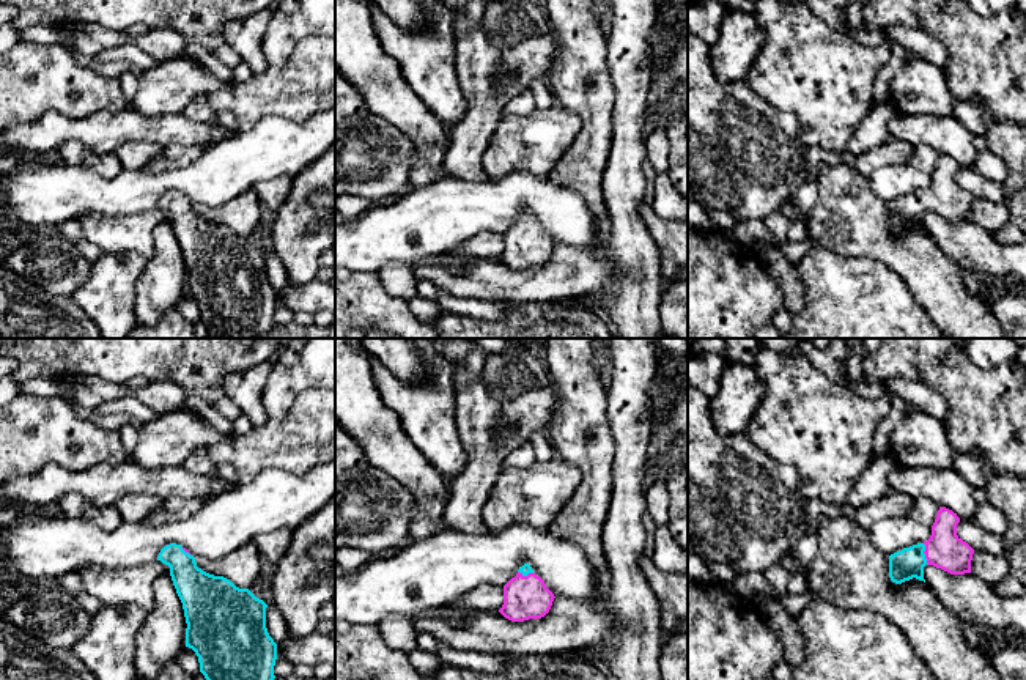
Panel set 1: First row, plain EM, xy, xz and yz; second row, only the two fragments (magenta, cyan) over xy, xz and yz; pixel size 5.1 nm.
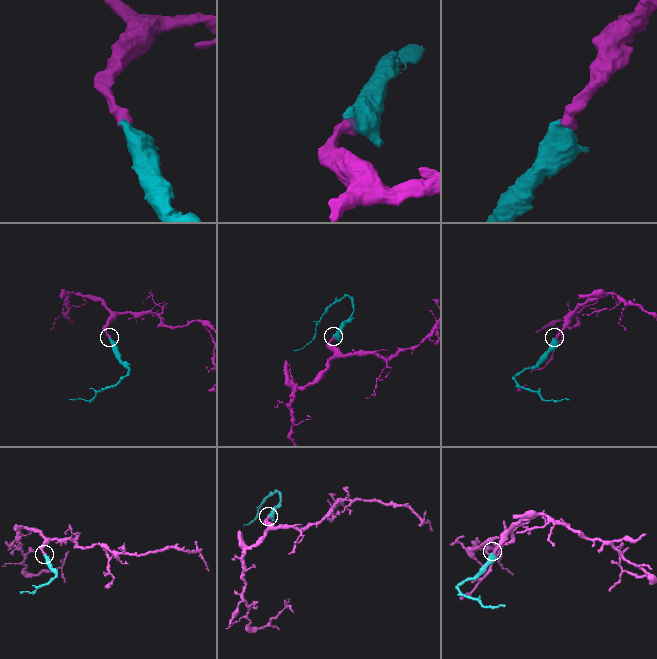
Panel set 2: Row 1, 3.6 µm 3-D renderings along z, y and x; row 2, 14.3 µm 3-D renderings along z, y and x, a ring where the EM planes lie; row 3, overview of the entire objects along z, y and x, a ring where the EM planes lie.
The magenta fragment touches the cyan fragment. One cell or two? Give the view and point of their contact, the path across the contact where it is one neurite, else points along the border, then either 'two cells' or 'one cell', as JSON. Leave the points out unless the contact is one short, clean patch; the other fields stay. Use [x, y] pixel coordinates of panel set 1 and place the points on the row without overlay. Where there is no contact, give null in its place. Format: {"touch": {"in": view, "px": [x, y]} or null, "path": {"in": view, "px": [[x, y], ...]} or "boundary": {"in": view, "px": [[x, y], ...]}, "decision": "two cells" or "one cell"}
{"touch": {"in": "yz", "px": [924, 200]}, "path": {"in": "yz", "px": [[944, 197], [924, 200], [907, 211]]}, "decision": "one cell"}

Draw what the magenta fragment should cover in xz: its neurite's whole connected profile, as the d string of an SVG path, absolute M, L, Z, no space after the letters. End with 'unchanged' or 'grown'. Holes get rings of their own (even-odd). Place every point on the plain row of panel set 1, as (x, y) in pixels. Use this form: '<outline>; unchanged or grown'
M524 211L504 233L504 252L499 260L511 269L541 266L549 260L554 246L544 228Z; grown

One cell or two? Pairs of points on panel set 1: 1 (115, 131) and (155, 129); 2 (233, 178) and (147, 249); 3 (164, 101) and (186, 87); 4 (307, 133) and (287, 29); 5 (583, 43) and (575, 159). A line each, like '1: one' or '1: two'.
1: one
2: two
3: one
4: two
5: one

